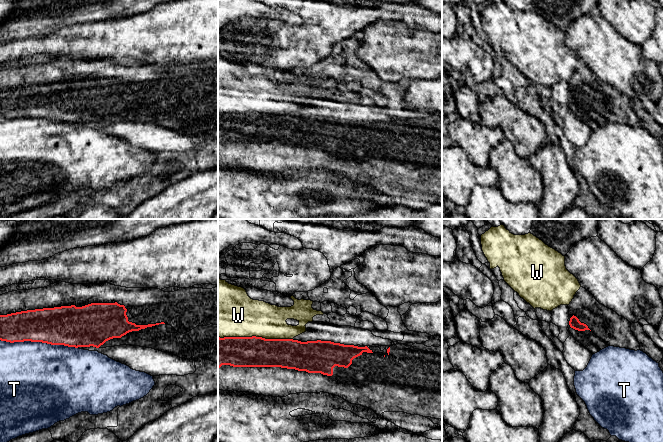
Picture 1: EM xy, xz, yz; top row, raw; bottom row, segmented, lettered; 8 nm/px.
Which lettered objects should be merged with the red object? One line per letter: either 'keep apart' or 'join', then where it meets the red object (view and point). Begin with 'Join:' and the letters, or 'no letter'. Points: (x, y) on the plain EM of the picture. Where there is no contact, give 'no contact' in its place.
Join: no letter
T: keep apart | xy (39, 117)
W: keep apart | xz (255, 112)

